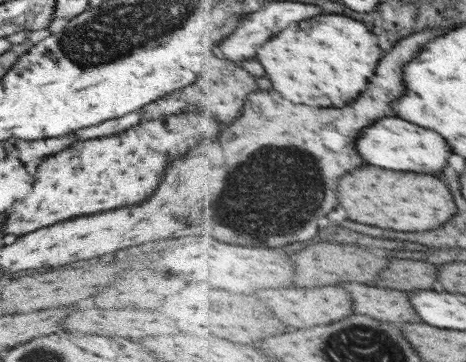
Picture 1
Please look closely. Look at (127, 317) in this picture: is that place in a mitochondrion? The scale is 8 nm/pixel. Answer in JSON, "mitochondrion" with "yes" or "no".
{"mitochondrion":"no"}

